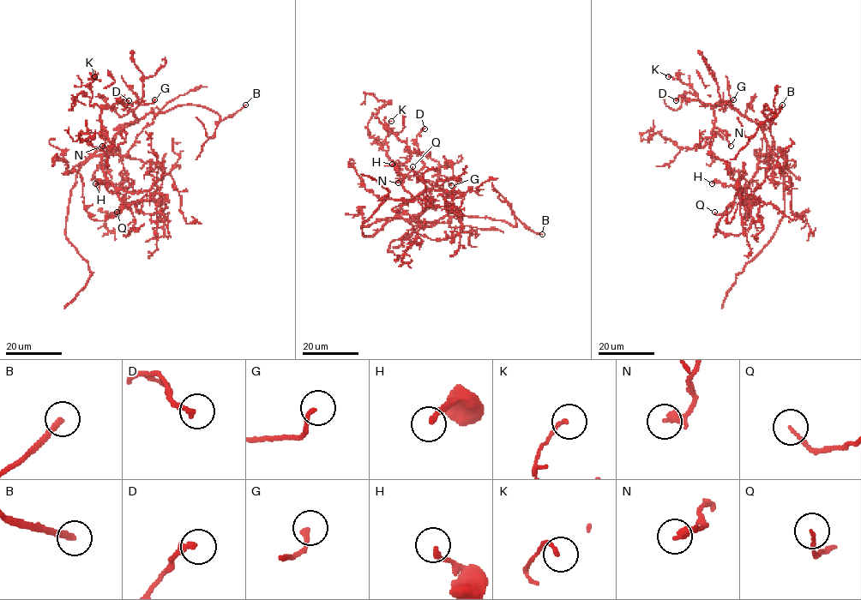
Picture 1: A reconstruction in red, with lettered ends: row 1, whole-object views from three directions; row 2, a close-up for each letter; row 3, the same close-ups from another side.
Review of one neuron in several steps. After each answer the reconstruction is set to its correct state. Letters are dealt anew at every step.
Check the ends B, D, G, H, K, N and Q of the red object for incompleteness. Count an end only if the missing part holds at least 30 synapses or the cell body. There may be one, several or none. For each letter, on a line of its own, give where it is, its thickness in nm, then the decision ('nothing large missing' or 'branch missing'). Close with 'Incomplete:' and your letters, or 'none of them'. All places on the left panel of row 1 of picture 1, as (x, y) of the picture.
B: place (245, 104); calibre 260 nm; branch missing
D: place (129, 100); calibre 240 nm; nothing large missing
G: place (154, 99); calibre 200 nm; nothing large missing
H: place (95, 183); calibre 190 nm; nothing large missing
K: place (94, 76); calibre 140 nm; nothing large missing
N: place (102, 146); calibre 360 nm; nothing large missing
Q: place (117, 212); calibre 150 nm; branch missing
Incomplete: B, Q

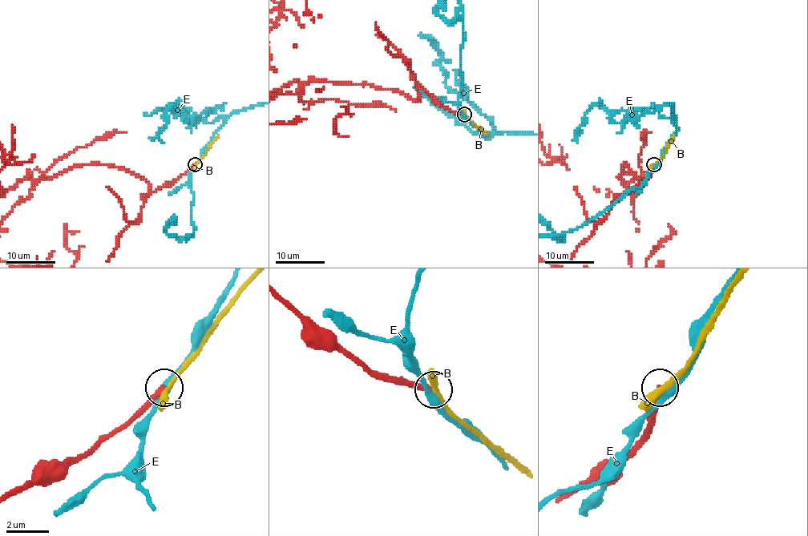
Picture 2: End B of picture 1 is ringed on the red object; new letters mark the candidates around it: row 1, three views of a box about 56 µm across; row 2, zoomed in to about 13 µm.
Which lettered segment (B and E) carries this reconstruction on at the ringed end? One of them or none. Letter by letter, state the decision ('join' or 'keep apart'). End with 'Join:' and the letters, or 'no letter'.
B: keep apart
E: keep apart
Join: no letter

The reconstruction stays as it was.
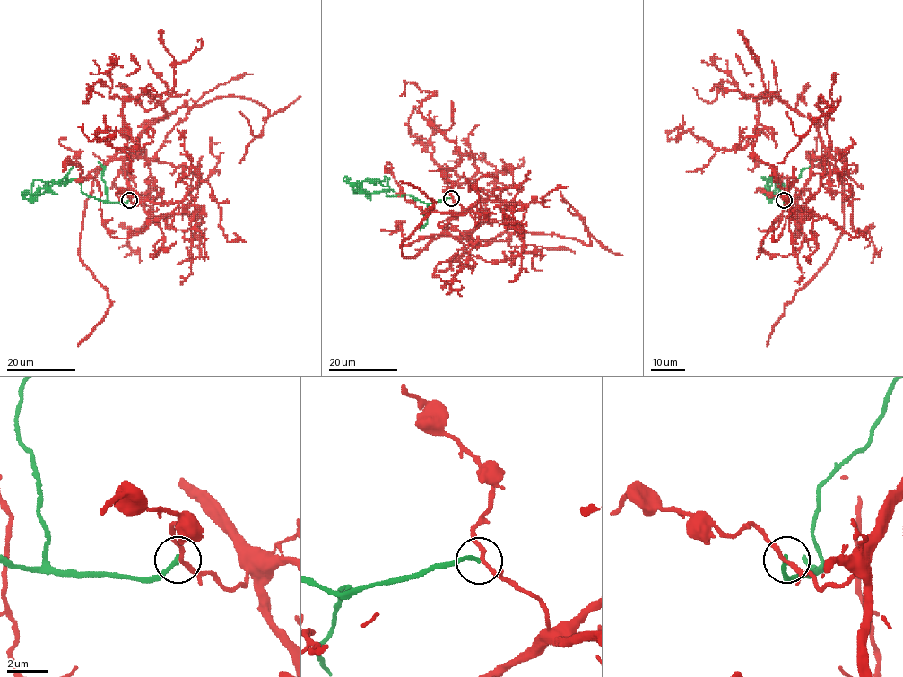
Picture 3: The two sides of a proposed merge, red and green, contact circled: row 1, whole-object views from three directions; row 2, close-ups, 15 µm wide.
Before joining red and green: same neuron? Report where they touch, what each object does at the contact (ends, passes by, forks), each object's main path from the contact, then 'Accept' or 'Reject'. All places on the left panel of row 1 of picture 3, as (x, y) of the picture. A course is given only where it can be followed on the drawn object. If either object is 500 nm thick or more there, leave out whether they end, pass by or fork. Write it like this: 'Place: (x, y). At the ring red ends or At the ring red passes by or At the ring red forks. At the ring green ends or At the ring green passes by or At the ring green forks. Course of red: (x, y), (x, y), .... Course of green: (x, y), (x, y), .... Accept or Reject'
Place: (129, 200). At the ring red passes by. At the ring green ends. Course of red: (129, 200), (141, 202), (124, 160), (164, 108), (147, 94), (124, 103), (134, 150), (78, 127). Course of green: (128, 200), (103, 202), (85, 194), (76, 179), (65, 184), (35, 179), (31, 195), (51, 187), (53, 180). Reject

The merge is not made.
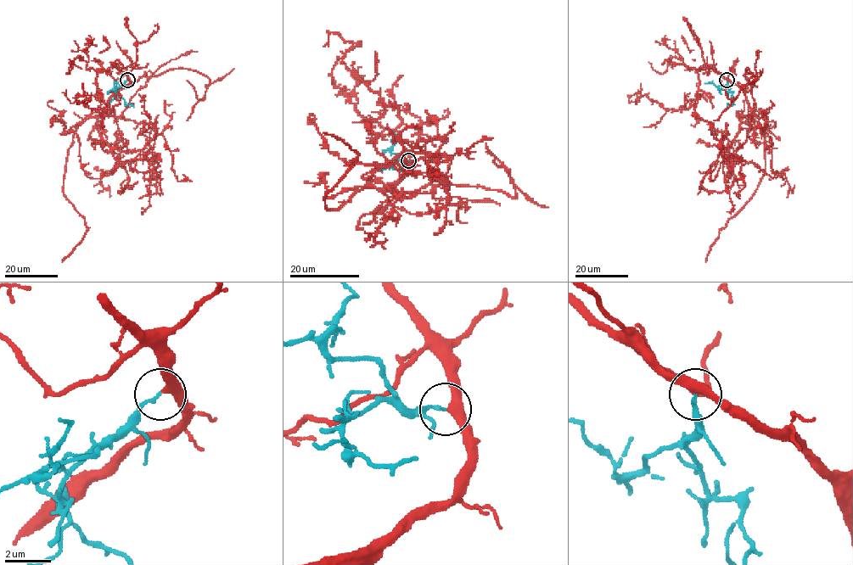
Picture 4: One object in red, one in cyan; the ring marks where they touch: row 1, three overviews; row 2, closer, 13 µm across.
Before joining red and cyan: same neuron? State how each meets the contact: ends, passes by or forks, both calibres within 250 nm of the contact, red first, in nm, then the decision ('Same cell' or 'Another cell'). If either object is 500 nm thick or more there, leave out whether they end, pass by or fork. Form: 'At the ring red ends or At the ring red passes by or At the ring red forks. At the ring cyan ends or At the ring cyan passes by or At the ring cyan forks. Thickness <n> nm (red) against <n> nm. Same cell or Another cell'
At the ring red passes by. At the ring cyan ends. Thickness 360 nm (red) against 130 nm. Same cell

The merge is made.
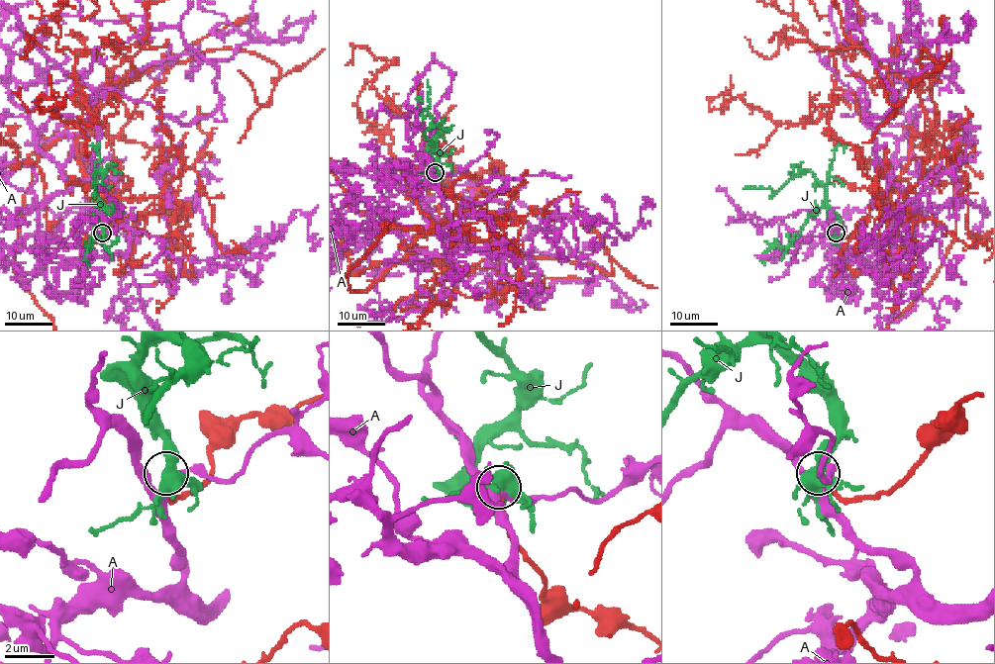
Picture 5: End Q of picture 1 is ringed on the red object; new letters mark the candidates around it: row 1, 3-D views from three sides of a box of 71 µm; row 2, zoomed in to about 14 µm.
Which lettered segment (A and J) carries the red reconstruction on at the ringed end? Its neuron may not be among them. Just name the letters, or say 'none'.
none

